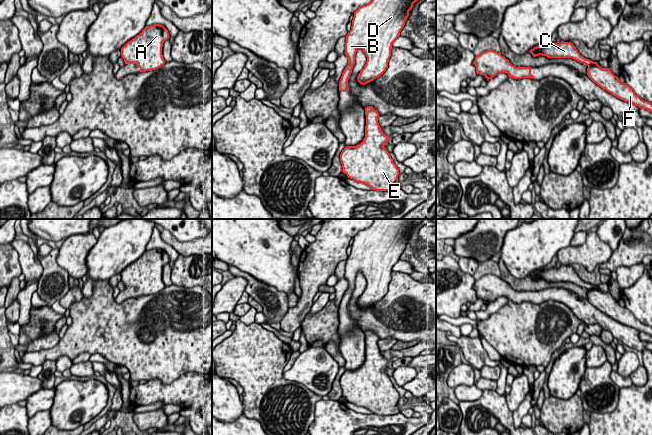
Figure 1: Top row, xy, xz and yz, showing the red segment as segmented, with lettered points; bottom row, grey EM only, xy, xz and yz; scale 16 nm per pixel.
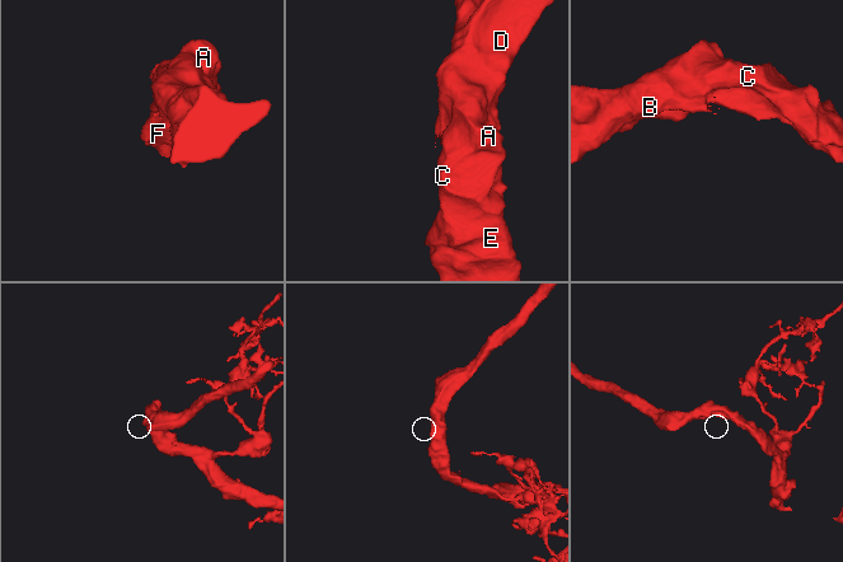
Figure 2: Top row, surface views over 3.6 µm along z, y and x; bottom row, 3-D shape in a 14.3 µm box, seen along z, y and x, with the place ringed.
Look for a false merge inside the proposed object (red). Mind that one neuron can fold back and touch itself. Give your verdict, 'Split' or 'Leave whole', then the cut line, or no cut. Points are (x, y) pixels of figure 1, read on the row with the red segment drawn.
Leave whole. No split

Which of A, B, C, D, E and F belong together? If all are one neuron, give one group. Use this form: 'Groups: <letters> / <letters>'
Groups: A B C D E F

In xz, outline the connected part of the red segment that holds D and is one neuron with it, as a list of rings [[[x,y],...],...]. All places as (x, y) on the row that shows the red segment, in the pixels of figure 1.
[[[372,0],[354,12],[351,30],[346,35],[345,42],[344,53],[348,57],[348,64],[339,81],[339,91],[349,91],[348,80],[355,64],[355,55],[358,48],[361,48],[367,57],[366,64],[357,77],[360,84],[365,85],[386,71],[391,57],[391,49],[393,48],[392,44],[400,36],[400,32],[409,16],[409,11],[417,1],[418,0]]]

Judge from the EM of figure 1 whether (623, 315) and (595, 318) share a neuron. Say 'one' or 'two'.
one

